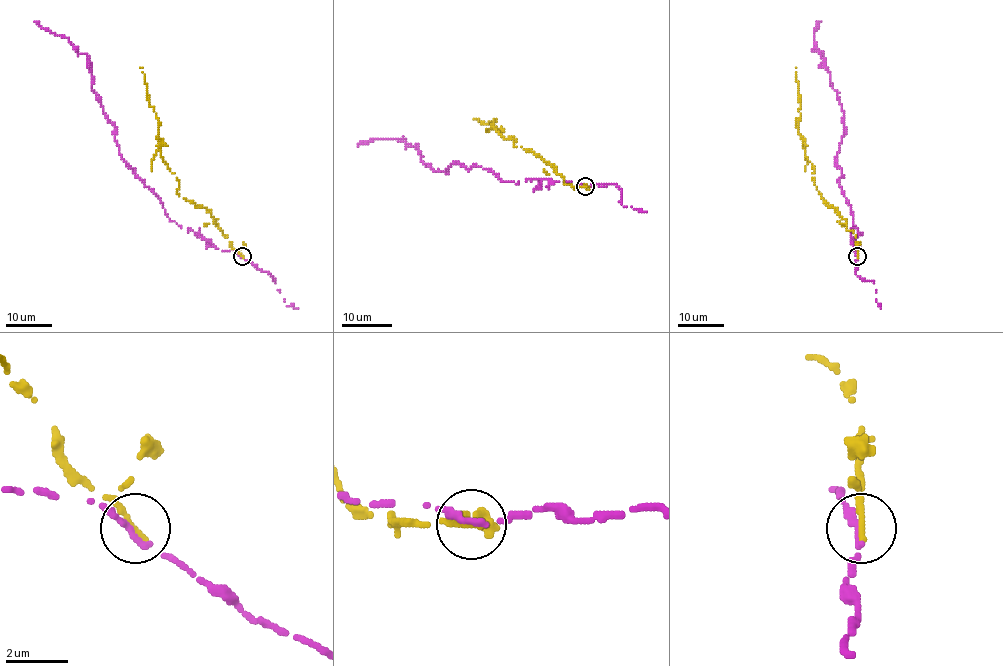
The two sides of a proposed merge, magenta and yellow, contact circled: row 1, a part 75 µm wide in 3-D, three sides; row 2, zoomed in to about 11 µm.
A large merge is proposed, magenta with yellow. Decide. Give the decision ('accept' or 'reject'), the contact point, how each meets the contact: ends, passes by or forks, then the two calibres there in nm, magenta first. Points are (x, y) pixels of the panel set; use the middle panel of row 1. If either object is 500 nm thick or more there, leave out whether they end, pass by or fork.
reject; place (585, 186); magenta passes by; yellow ends; calibres 200 and 220 nm

